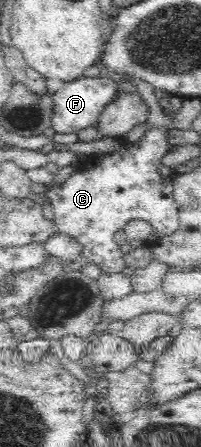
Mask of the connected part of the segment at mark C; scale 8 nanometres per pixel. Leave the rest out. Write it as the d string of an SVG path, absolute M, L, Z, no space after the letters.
M149 130L135 146L126 148L122 153L98 158L86 170L76 171L60 185L48 188L39 196L40 204L45 201L52 208L54 218L51 221L57 232L76 238L84 247L76 262L62 264L63 274L82 272L86 264L97 266L104 274L121 273L125 267L123 253L112 243L112 238L129 220L142 219L150 224L153 235L147 242L149 246L178 230L178 207L173 199L172 176L160 177L156 172L162 158L172 150L166 144L168 131Z

